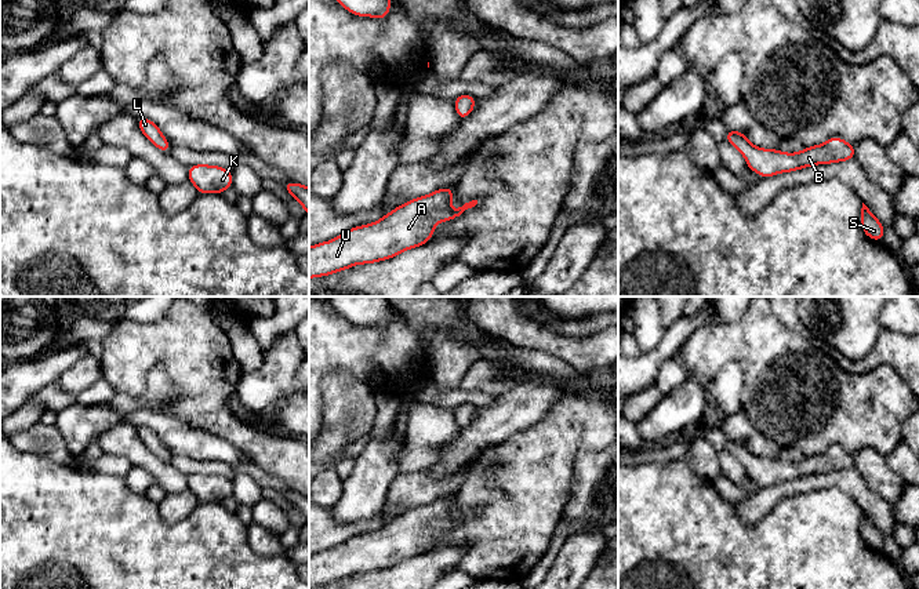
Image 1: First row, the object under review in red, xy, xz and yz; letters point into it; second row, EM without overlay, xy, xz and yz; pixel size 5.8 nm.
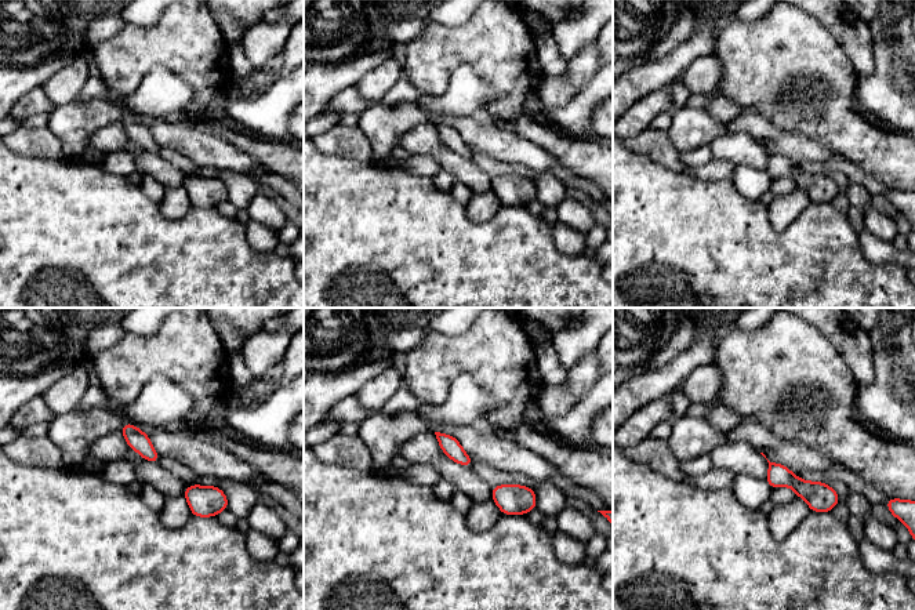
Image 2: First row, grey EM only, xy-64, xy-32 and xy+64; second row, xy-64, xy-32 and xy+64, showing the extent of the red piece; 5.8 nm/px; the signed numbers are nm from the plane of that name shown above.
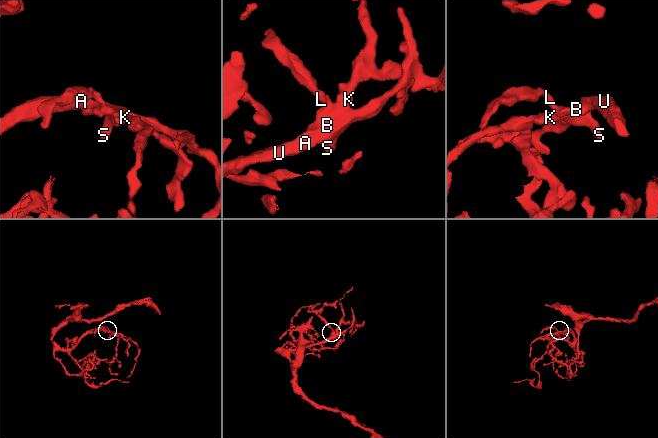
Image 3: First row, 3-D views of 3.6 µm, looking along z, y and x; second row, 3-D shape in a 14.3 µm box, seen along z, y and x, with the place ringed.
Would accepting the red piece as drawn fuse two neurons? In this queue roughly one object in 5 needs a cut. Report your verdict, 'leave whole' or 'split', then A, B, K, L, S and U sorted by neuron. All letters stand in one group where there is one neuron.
leave whole; A B K L S U

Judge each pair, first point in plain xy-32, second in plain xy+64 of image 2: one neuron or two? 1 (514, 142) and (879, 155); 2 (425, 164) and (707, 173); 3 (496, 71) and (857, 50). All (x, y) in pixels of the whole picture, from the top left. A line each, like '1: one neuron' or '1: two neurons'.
1: two neurons
2: one neuron
3: two neurons

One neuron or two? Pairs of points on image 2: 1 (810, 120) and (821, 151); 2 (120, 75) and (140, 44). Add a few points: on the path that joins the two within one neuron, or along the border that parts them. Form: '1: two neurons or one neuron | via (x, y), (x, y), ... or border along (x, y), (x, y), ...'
1: two neurons | border along (787, 130), (819, 140), (841, 155)
2: one neuron | via (122, 68), (123, 61), (133, 51)

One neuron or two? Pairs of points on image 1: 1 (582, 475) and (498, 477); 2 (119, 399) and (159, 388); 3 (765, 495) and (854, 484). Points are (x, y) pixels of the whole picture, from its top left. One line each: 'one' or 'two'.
1: two
2: one
3: one

